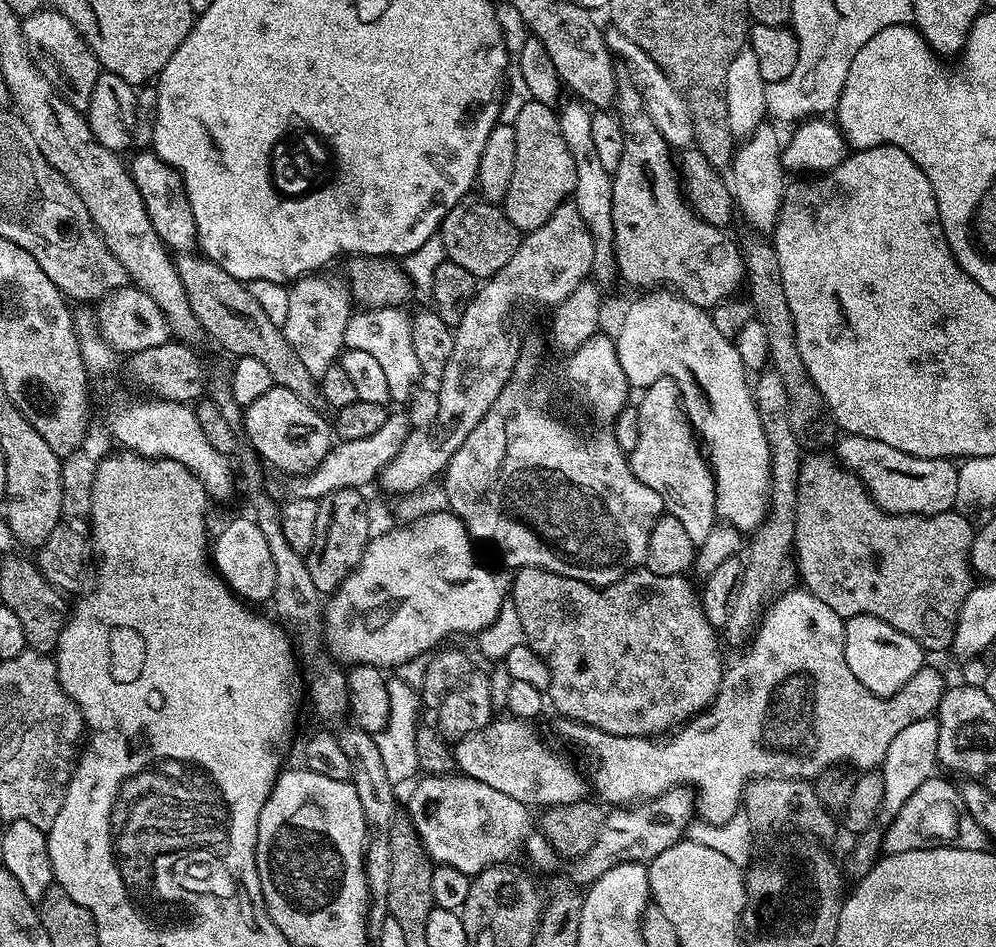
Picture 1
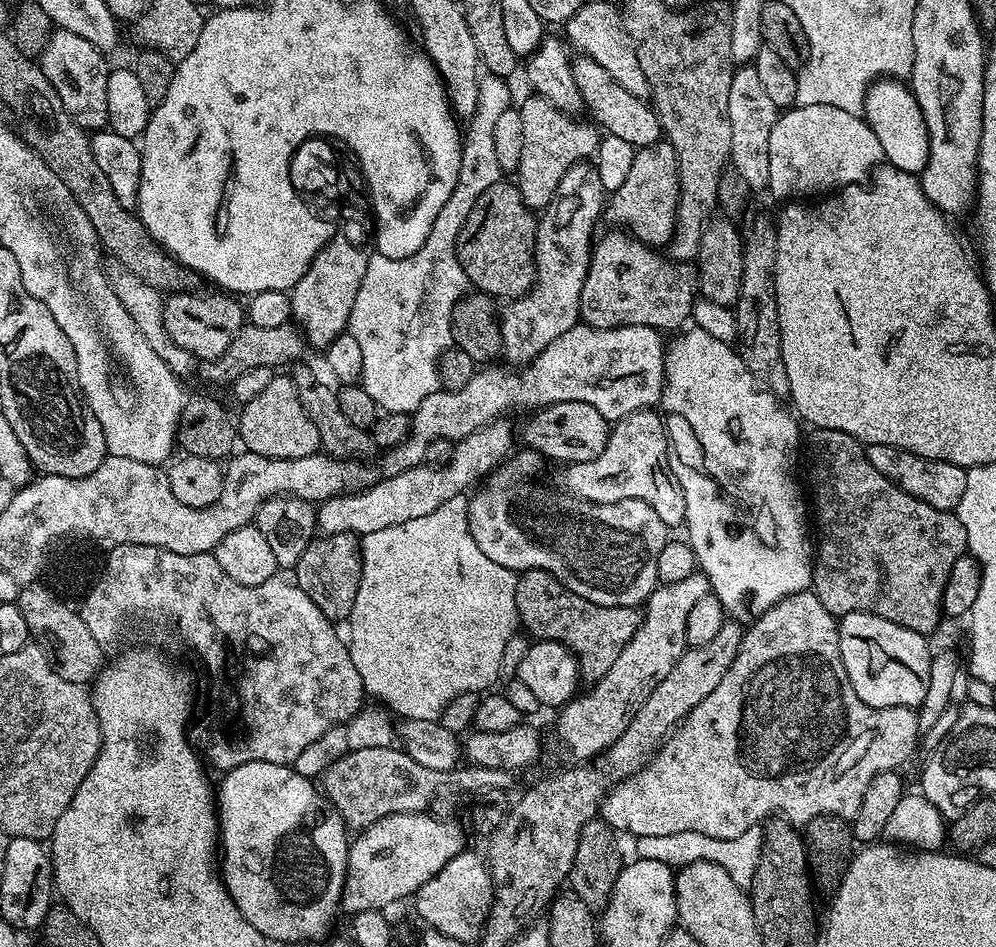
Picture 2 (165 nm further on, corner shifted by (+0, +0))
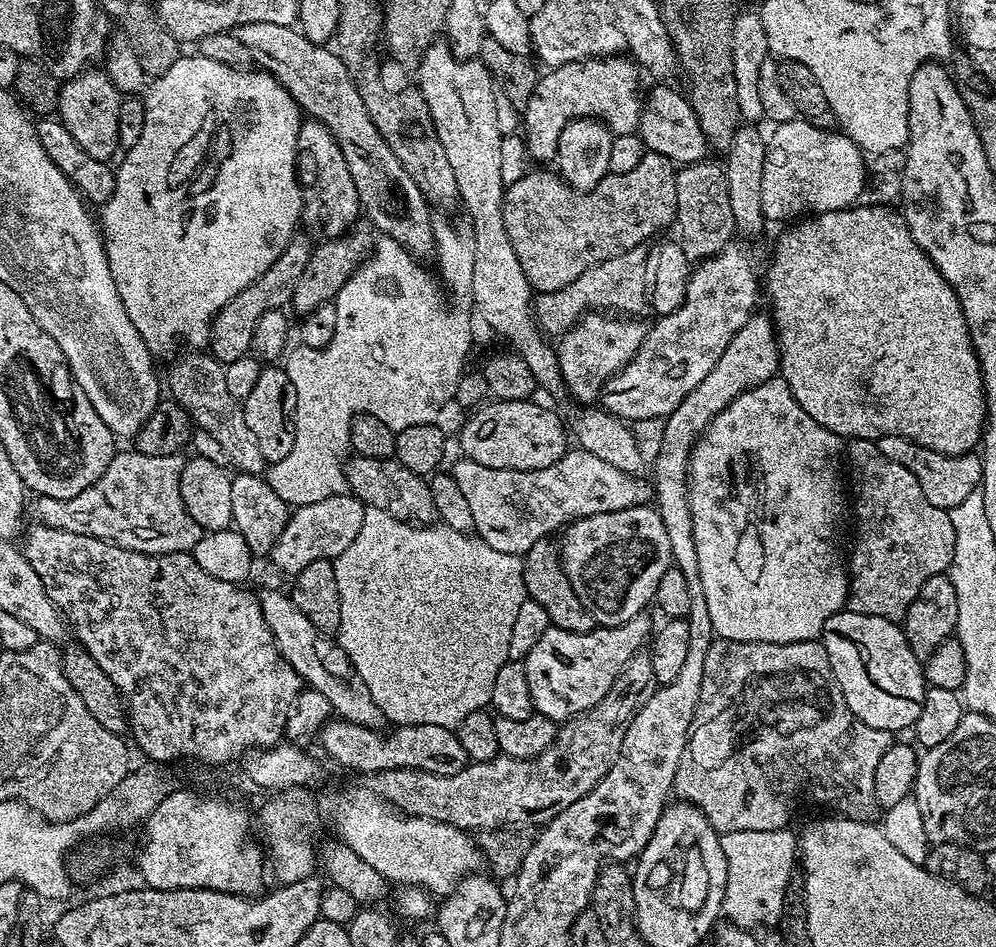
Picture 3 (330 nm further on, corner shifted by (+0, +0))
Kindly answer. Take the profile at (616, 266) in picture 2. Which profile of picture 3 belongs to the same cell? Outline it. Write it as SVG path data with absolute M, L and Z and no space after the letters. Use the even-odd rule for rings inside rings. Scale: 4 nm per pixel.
M589 310L580 317L574 327L568 329L559 337L560 344L555 345L558 366L560 367L560 378L563 387L568 387L568 392L573 396L573 401L588 406L599 401L600 393L604 383L612 377L615 372L621 372L634 358L634 354L642 346L642 342L648 336L649 325L643 324L640 318L617 318L604 310Z

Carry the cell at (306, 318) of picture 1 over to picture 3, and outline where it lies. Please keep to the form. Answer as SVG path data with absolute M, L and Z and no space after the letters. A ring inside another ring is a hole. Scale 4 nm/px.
M305 119L300 125L296 158L304 194L304 208L300 211L303 227L320 236L316 238L333 238L349 231L362 216L360 195L334 134L322 122Z

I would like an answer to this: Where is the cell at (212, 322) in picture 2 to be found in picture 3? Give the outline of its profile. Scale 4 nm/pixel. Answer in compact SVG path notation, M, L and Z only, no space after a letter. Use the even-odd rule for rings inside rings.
M294 238L289 242L286 250L282 250L278 262L274 262L274 266L270 266L270 270L266 270L262 278L258 278L253 284L246 286L246 290L230 298L230 302L226 302L226 306L222 306L220 313L213 318L210 352L221 364L235 362L238 358L251 353L254 328L262 314L291 305L294 286L302 275L302 270L306 270L306 262L312 256L313 249L311 243L307 244L306 241L300 239Z

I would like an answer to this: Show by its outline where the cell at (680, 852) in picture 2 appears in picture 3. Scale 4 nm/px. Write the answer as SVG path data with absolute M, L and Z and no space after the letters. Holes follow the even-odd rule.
M791 829L778 831L732 831L721 835L726 857L726 894L723 915L733 924L749 930L779 925L782 906L787 903L790 876L798 858L798 838Z

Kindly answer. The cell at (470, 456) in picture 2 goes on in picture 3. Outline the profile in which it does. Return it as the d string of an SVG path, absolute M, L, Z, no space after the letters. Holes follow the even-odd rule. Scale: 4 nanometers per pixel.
M341 494L322 498L318 502L301 504L288 517L286 530L282 530L282 538L274 546L270 563L280 572L295 574L301 572L310 562L332 560L350 546L358 538L358 530L362 530L362 522L366 508L355 496Z

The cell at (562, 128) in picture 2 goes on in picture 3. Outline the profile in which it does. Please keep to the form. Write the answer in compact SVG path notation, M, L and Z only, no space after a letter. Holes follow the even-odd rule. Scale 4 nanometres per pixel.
M627 55L606 56L591 60L565 59L565 64L552 68L541 75L534 86L534 94L530 94L530 102L522 109L522 143L533 161L555 161L558 150L558 138L562 138L562 130L575 120L599 120L608 125L613 136L630 136L639 129L642 111L642 88L640 92L641 69L635 60Z

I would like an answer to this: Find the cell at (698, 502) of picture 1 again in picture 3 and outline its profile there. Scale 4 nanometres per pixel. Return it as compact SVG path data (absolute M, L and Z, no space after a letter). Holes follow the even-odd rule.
M569 450L564 456L542 470L494 470L490 466L482 466L482 462L474 462L467 458L459 458L450 467L454 482L458 482L458 490L470 505L470 514L474 514L474 532L485 540L494 550L502 550L502 554L514 554L523 557L524 553L534 546L534 542L551 537L552 531L563 529L565 525L582 516L597 516L607 512L621 512L627 508L639 508L653 499L653 489L649 481L631 472L623 472L610 462L602 462L594 454L583 450Z

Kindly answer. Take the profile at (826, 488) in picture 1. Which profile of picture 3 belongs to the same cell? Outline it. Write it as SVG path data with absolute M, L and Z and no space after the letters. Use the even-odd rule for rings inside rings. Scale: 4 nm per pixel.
M875 440L847 441L846 472L850 477L850 504L856 507L856 545L852 560L850 556L847 611L903 621L922 586L930 578L945 575L952 564L951 511L929 502L922 486L918 486L918 478L906 466L886 458Z

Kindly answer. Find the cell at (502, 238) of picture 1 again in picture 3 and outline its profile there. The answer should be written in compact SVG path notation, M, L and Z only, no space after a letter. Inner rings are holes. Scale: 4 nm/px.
M645 151L642 162L638 162L638 166L634 166L634 170L626 170L626 174L609 172L607 176L602 178L602 182L598 182L598 186L589 192L575 192L555 171L532 172L532 170L528 170L517 180L511 181L504 189L502 226L506 228L506 238L510 238L510 246L514 246L514 254L518 254L518 262L522 266L522 274L526 274L526 278L533 290L537 293L562 290L562 286L570 286L570 282L574 282L574 278L578 278L578 274L590 270L595 264L606 262L606 258L614 258L618 254L629 252L631 248L641 247L645 242L648 242L644 240L650 239L655 232L662 231L667 224L671 225L676 219L677 171L677 165L673 164L670 158L666 158L662 154Z

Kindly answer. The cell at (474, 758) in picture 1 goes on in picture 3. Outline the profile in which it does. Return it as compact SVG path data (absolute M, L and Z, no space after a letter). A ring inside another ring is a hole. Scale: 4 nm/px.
M264 592L259 593L258 599L260 609L264 612L264 621L272 631L278 650L286 658L286 662L294 666L301 681L307 687L318 690L318 694L324 695L339 719L354 722L354 726L383 729L386 724L383 710L372 700L370 689L366 682L362 682L362 674L354 670L350 658L339 643L331 635L319 632L314 622L310 622L310 618L306 618L306 614L298 610L291 595Z

